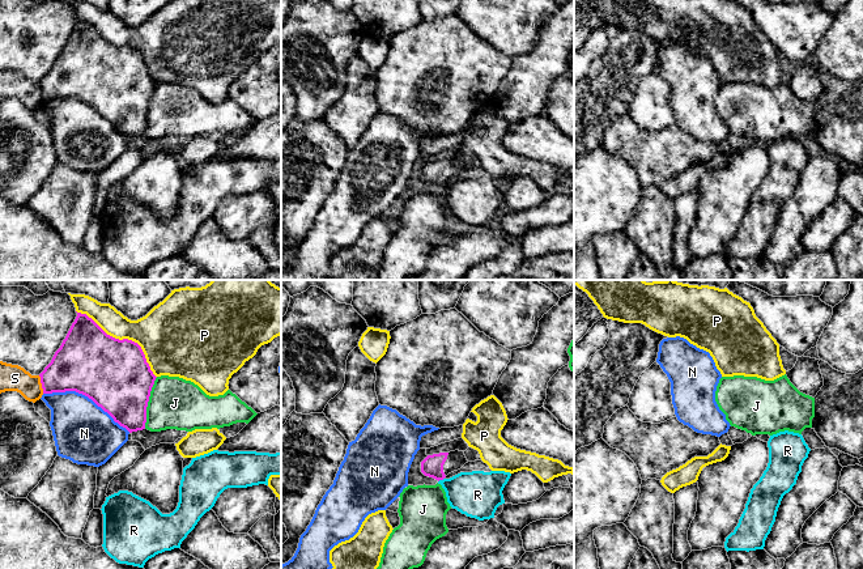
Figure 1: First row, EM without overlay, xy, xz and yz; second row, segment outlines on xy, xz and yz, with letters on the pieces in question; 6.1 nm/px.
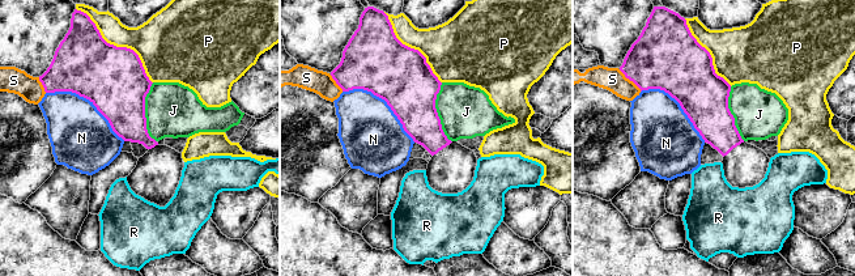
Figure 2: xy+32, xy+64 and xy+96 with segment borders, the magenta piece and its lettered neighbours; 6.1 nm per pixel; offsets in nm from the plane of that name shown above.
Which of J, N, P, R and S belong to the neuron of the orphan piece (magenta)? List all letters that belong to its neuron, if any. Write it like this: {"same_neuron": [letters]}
{"same_neuron": []}

